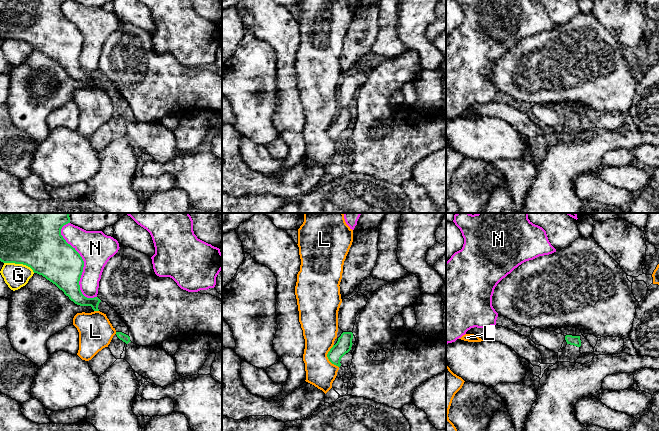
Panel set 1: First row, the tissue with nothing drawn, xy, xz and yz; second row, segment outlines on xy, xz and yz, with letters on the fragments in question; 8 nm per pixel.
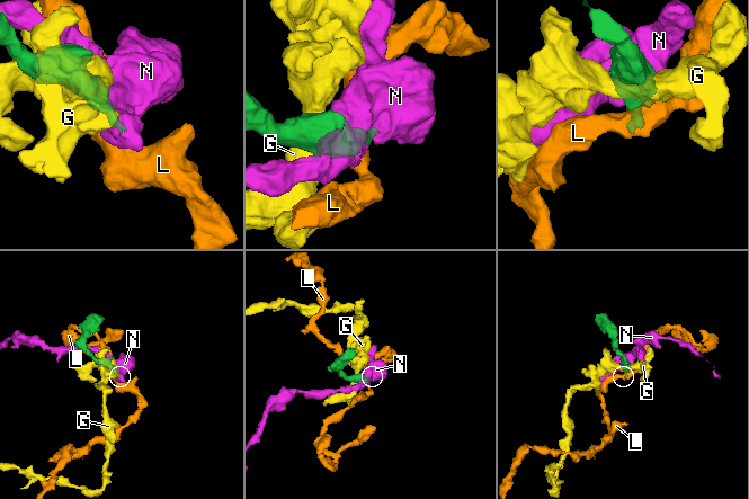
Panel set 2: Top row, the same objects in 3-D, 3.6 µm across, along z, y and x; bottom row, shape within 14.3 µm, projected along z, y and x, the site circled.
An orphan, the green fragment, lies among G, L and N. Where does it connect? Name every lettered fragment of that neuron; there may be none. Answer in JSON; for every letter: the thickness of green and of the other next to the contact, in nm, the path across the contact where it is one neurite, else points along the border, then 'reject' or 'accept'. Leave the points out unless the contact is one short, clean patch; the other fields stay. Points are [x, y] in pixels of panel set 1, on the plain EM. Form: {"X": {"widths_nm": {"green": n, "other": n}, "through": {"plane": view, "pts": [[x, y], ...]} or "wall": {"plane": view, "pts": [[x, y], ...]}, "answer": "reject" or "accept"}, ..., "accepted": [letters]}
{"G": {"widths_nm": {"green": 380, "other": 190}, "answer": "reject"}, "L": {"widths_nm": {"green": 120, "other": 280}, "answer": "reject"}, "N": {"widths_nm": {"green": 340, "other": 260}, "answer": "reject"}, "accepted": []}

